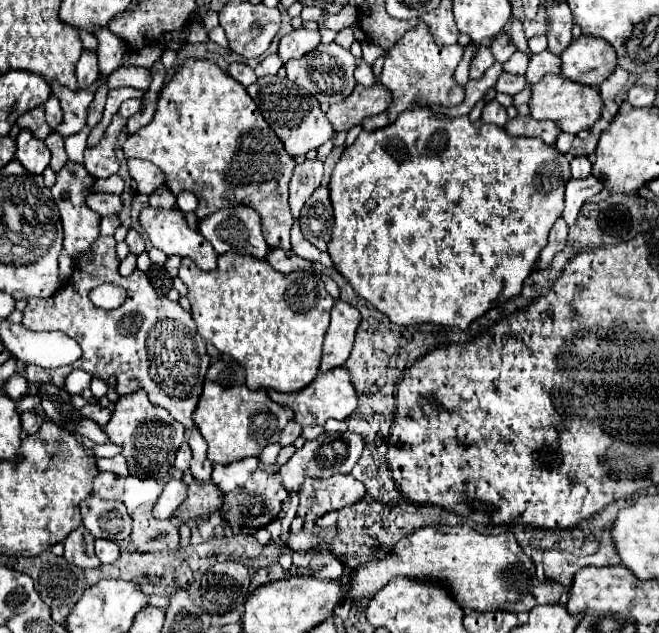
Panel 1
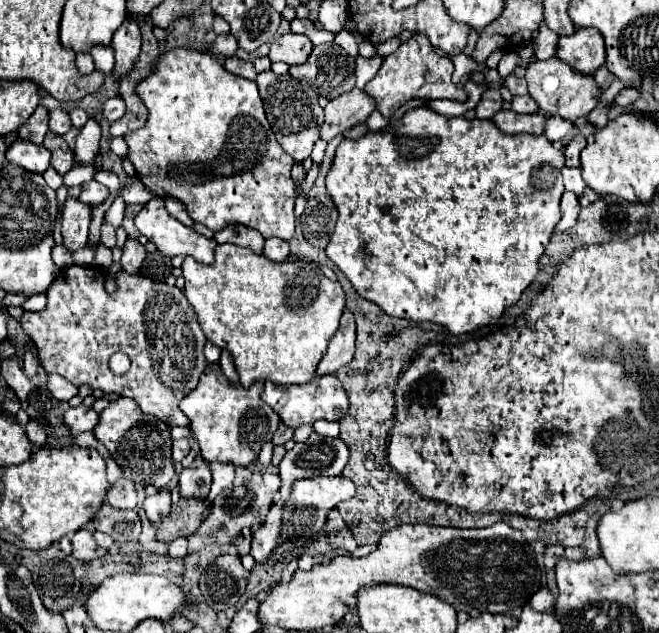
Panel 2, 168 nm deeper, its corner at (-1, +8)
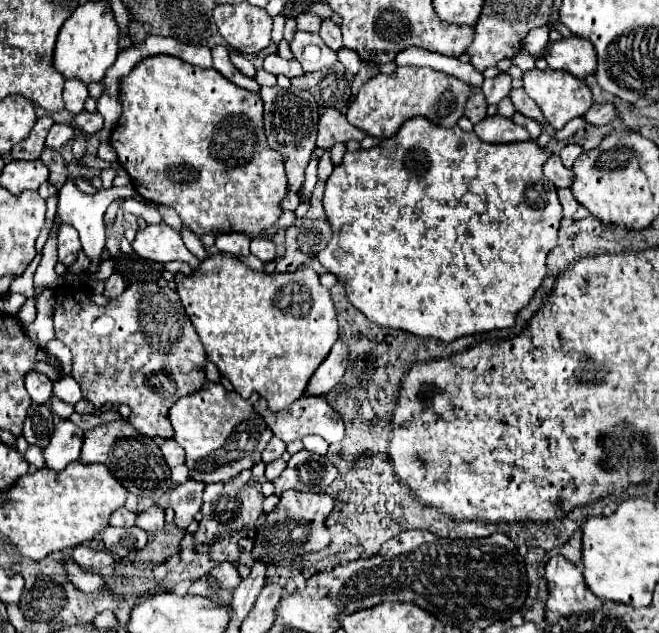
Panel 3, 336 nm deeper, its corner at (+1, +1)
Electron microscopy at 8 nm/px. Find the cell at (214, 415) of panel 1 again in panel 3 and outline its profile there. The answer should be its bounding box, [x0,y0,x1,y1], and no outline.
[168,382,272,482]

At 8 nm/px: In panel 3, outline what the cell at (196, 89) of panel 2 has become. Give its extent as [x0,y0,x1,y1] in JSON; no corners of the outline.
[110,54,288,238]

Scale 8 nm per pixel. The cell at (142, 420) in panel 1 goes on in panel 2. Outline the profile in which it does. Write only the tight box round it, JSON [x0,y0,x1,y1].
[94,397,176,489]

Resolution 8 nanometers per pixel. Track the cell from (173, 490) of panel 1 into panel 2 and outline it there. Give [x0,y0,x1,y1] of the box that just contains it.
[144,489,170,523]

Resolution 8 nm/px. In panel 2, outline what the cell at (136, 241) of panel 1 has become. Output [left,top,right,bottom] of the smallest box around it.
[120,237,146,273]

